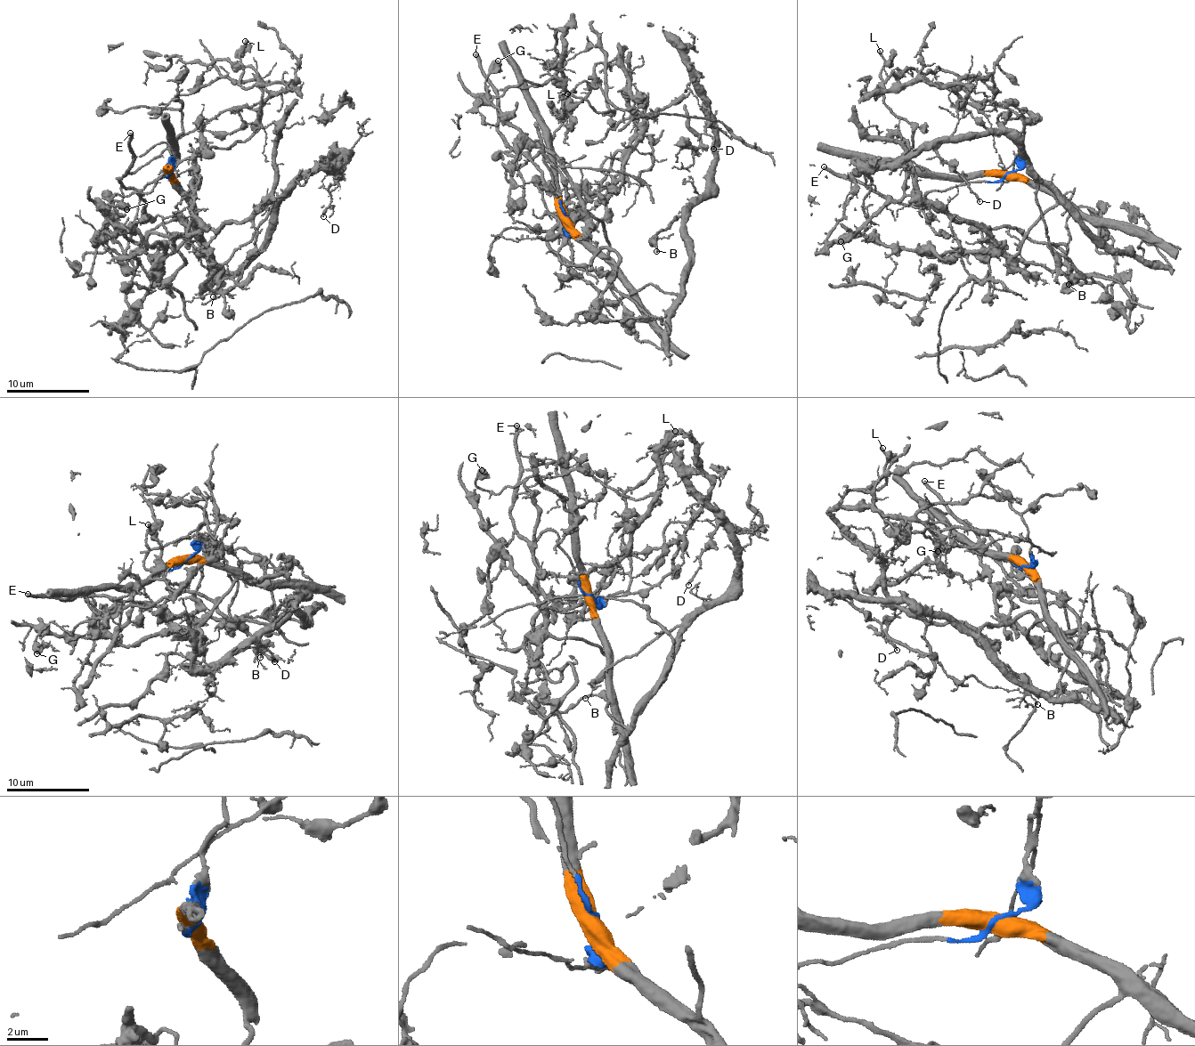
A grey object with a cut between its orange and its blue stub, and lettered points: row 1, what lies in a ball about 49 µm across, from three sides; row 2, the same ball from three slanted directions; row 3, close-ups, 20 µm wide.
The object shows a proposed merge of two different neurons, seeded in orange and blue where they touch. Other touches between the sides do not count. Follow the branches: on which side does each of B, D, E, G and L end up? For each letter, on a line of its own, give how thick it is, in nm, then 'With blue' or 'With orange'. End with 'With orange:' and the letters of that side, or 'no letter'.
B: Thickness 130 nm. With orange
D: Thickness 200 nm. With orange
E: Thickness 320 nm. With blue
G: Thickness 600 nm. With blue
L: Thickness 200 nm. With blue
With orange: B, D

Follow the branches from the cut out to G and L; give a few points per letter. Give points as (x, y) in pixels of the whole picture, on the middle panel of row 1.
G: (568, 218), (540, 142), (517, 152), (498, 130), (497, 93), (538, 85), (491, 98), (499, 60)
L: (568, 218), (542, 147), (525, 152), (498, 130), (496, 96), (559, 77), (612, 111), (597, 87), (567, 93)

